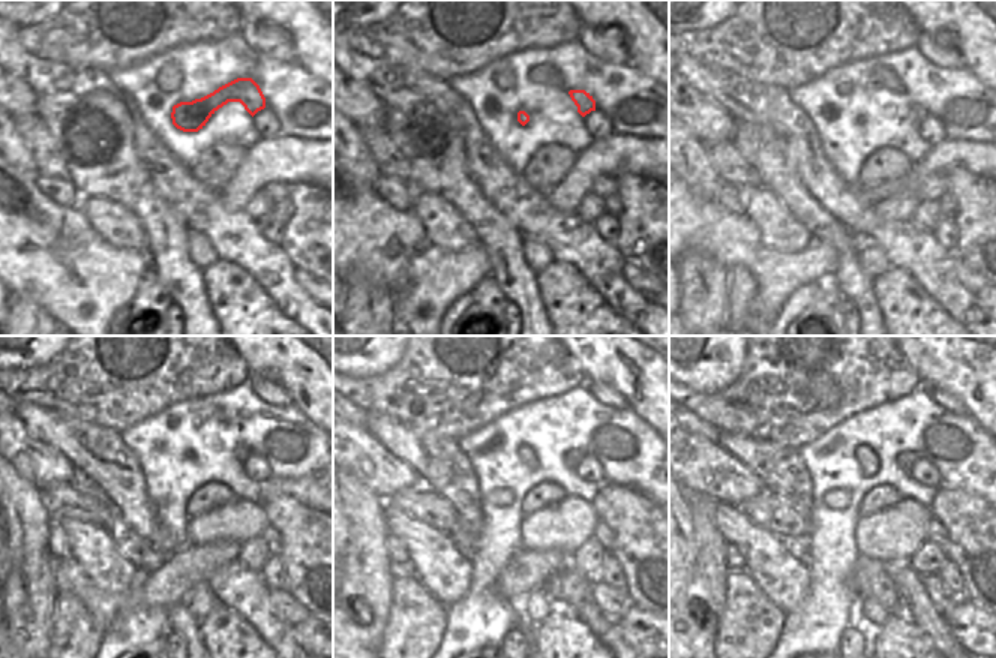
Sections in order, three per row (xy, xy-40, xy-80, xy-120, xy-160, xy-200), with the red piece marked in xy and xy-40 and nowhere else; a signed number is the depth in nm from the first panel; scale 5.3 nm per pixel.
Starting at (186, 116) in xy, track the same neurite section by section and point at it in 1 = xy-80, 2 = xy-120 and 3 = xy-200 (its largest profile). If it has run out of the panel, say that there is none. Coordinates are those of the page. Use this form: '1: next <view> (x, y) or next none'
1: next xy-80 (917, 113)
2: next xy-120 (242, 454)
3: next xy-200 (905, 460)

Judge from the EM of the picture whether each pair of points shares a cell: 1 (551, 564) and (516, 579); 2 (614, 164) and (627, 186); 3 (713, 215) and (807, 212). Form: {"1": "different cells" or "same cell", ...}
{"1": "same cell", "2": "different cells", "3": "different cells"}

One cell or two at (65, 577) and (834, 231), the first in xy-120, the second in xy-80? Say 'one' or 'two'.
two

